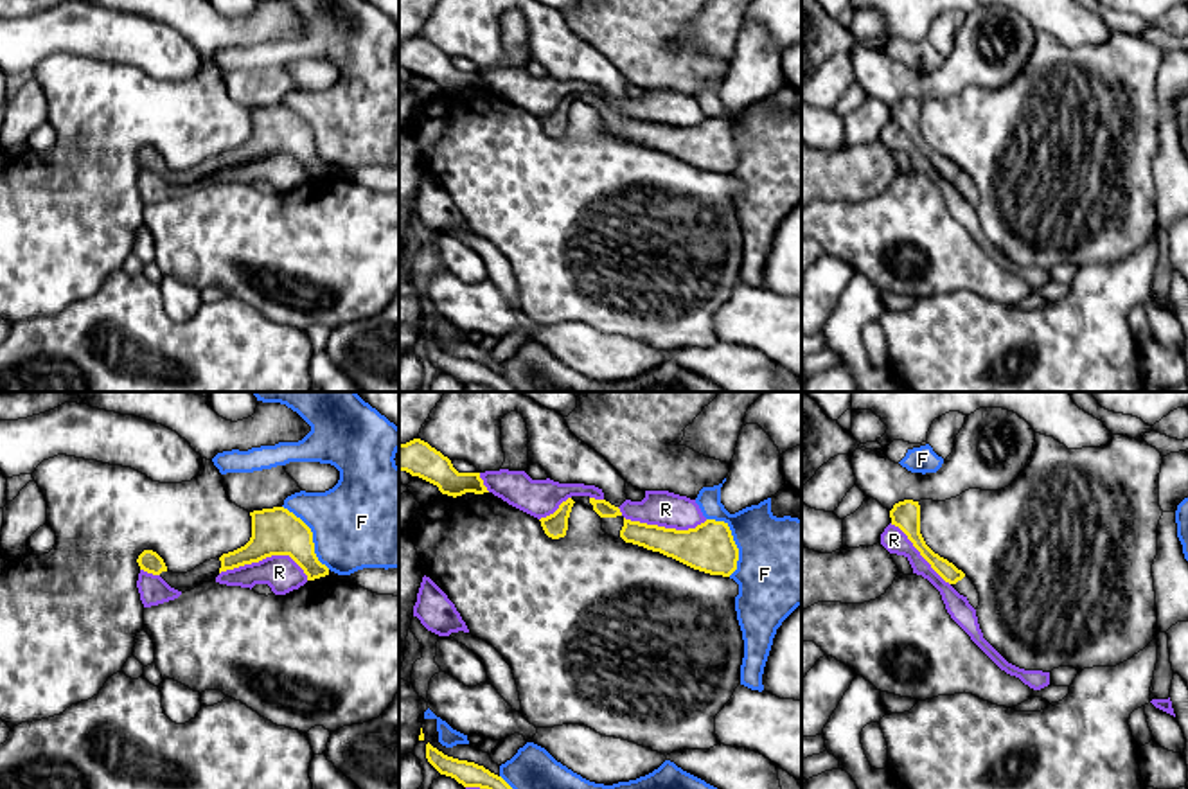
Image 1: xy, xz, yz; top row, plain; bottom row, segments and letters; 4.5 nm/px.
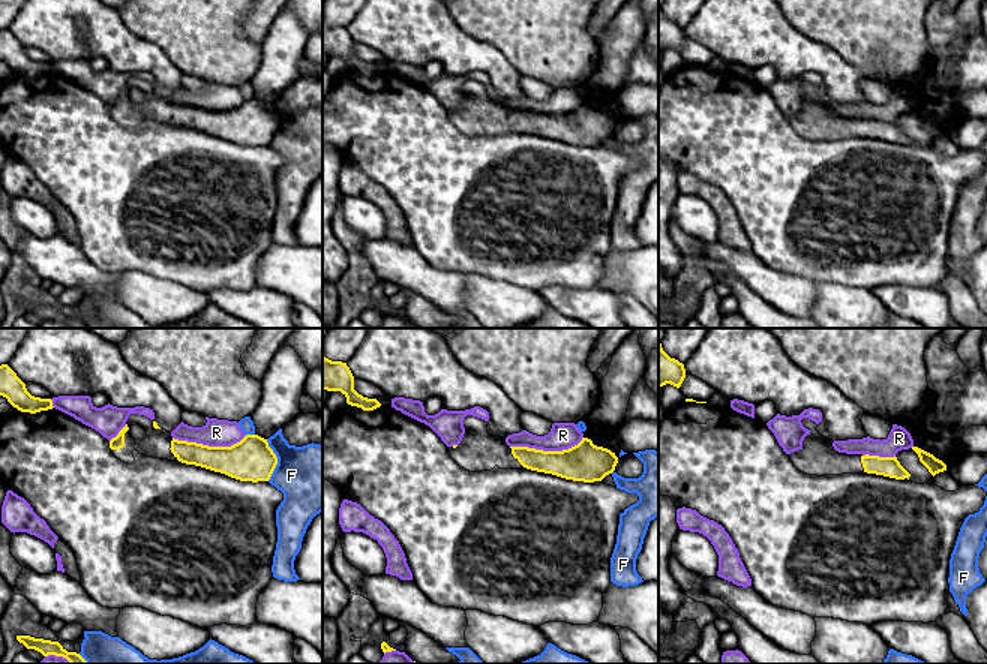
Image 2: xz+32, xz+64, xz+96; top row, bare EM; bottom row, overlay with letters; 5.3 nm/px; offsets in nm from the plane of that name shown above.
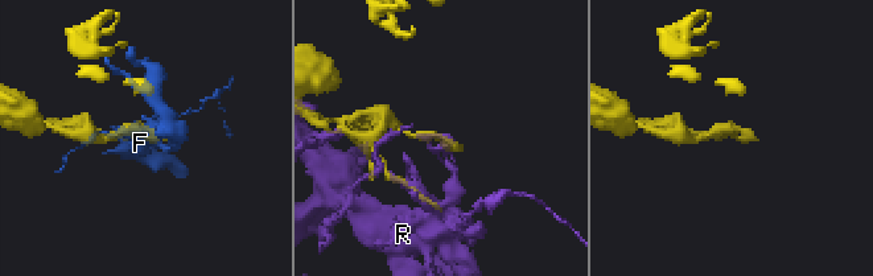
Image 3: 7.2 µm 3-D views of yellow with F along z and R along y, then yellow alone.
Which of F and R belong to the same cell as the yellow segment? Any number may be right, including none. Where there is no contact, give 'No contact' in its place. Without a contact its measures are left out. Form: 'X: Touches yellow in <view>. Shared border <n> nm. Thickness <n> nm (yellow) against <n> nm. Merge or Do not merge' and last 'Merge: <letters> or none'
F: Touches yellow in xz. Shared border 280 nm. Thickness 220 nm (yellow) against 400 nm. Do not merge
R: Touches yellow in xy. Shared border 400 nm. Thickness 220 nm (yellow) against 160 nm. Do not merge
Merge: none

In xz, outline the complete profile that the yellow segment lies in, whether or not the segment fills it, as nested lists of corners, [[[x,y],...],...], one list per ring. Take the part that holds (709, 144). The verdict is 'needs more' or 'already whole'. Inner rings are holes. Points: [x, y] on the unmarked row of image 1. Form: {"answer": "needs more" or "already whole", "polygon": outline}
{"answer": "needs more", "polygon": [[[572,93],[554,111],[541,115],[548,135],[561,138],[566,133],[568,115],[577,99],[593,106],[602,115],[602,128],[615,137],[622,135],[710,173],[730,174],[737,167],[739,146],[728,120],[706,117],[688,128],[665,126],[625,117],[618,104],[590,93]]]}

